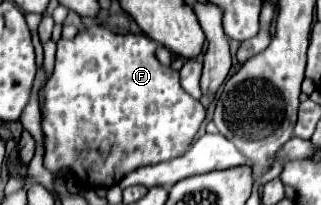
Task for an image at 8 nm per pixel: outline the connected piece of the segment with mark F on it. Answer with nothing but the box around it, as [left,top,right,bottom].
[43,26,205,188]

